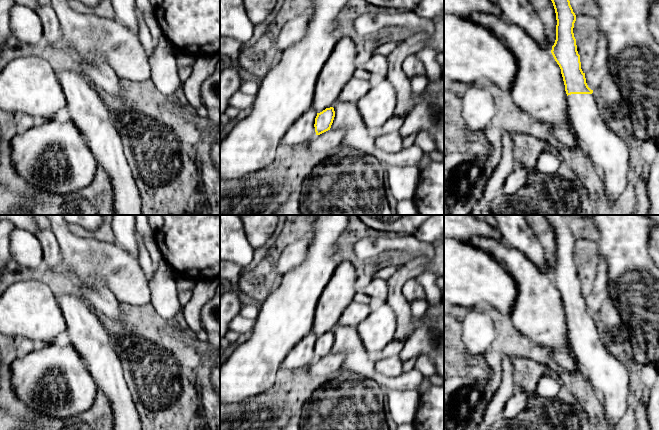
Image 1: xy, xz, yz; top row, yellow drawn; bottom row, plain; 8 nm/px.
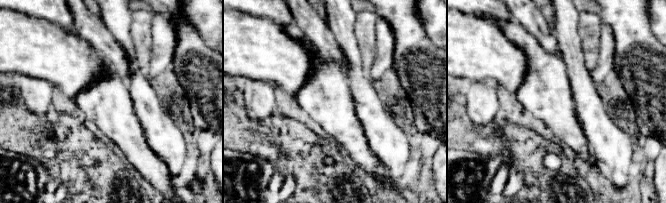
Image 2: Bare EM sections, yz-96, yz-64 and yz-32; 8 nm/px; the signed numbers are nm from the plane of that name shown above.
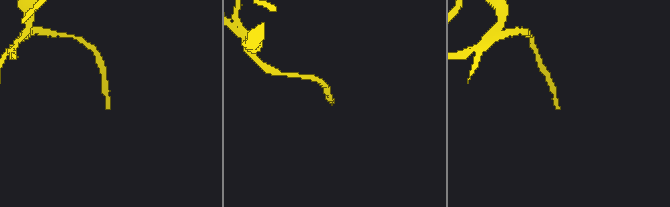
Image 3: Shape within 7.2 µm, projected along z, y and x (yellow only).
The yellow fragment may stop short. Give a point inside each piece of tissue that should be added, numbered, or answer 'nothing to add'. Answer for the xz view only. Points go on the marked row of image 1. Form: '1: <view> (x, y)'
1: xz (302, 131)

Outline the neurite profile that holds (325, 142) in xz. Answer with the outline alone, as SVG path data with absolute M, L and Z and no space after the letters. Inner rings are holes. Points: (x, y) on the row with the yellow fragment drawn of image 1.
M345 129L328 130L312 139L308 147L314 152L329 152L342 143L344 135Z

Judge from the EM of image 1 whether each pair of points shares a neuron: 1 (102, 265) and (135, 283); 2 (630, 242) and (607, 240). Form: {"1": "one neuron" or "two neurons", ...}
{"1": "one neuron", "2": "one neuron"}

